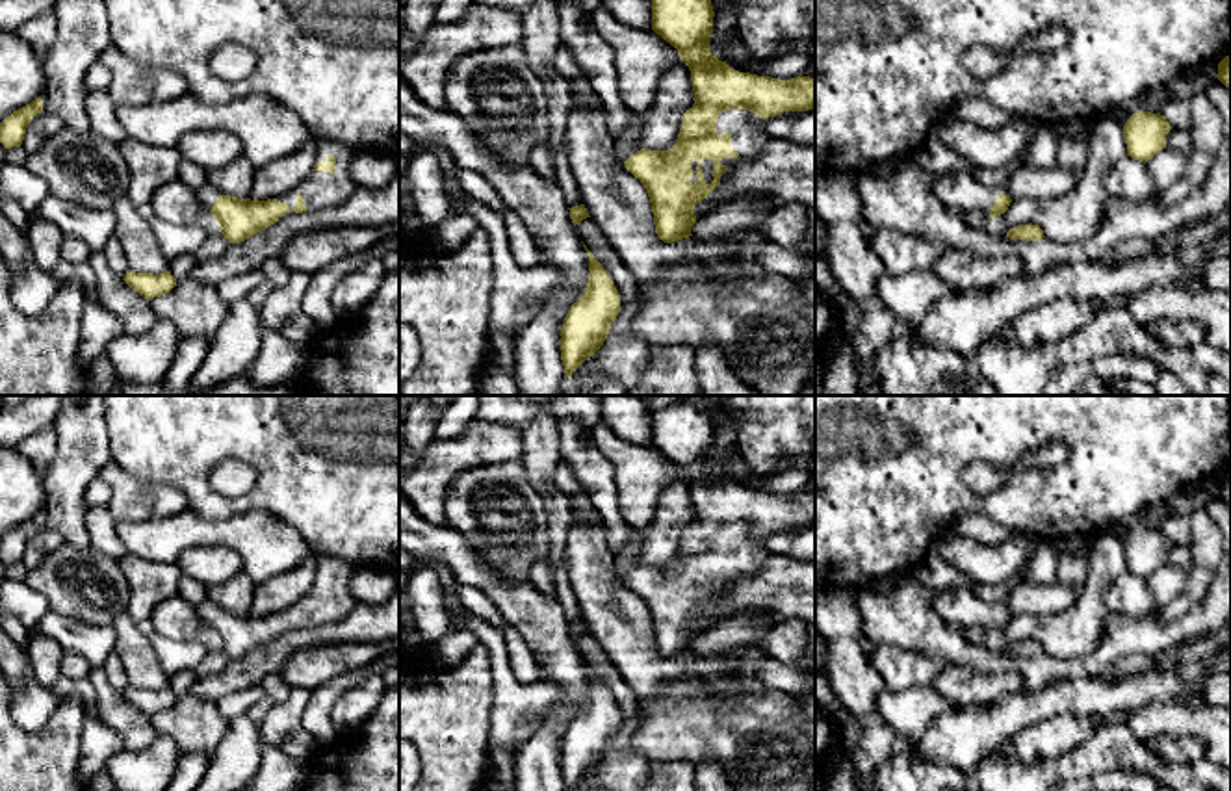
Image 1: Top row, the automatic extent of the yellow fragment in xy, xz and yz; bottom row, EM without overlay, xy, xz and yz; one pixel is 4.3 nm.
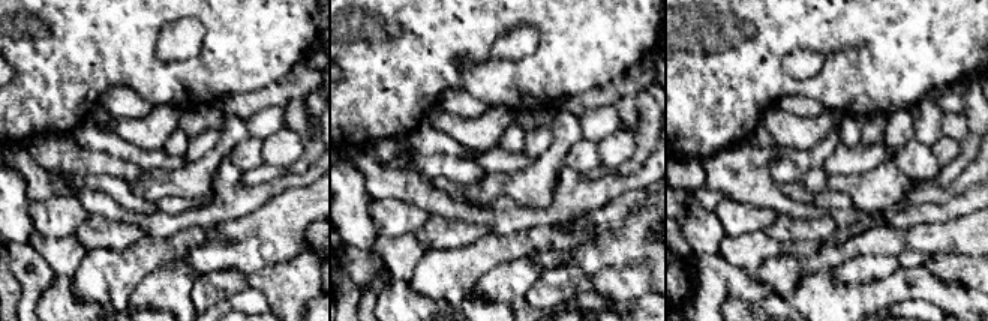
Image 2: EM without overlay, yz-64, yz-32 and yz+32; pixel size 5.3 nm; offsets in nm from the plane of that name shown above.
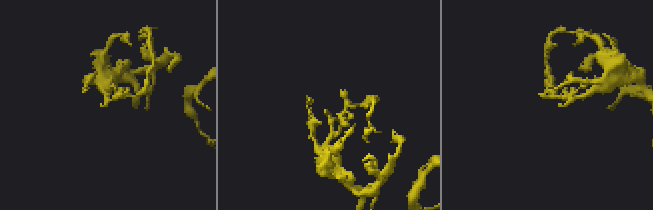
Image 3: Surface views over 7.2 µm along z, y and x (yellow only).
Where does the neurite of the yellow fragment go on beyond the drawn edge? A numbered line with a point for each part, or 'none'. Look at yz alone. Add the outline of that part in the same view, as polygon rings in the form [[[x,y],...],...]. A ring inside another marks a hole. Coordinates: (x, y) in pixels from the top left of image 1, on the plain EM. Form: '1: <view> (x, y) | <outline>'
1: yz (962, 608) | [[[967,589],[941,590],[932,598],[938,615],[958,628],[984,628],[990,631],[991,622],[1001,611],[999,605],[986,603]]]

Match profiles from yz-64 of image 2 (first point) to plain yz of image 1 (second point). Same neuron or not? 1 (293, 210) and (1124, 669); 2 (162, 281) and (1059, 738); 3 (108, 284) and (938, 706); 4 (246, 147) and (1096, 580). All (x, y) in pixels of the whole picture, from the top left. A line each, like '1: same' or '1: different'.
1: different
2: same
3: different
4: different

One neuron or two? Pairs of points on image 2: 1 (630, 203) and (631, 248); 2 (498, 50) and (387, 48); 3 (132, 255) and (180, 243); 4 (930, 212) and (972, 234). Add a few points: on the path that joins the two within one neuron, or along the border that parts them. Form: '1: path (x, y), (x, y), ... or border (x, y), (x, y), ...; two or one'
1: path (631, 213), (631, 237); one
2: border (517, 26), (496, 39), (492, 47), (494, 59); two
3: path (144, 255), (168, 249); one
4: border (972, 212), (946, 221), (924, 222), (913, 227); two

